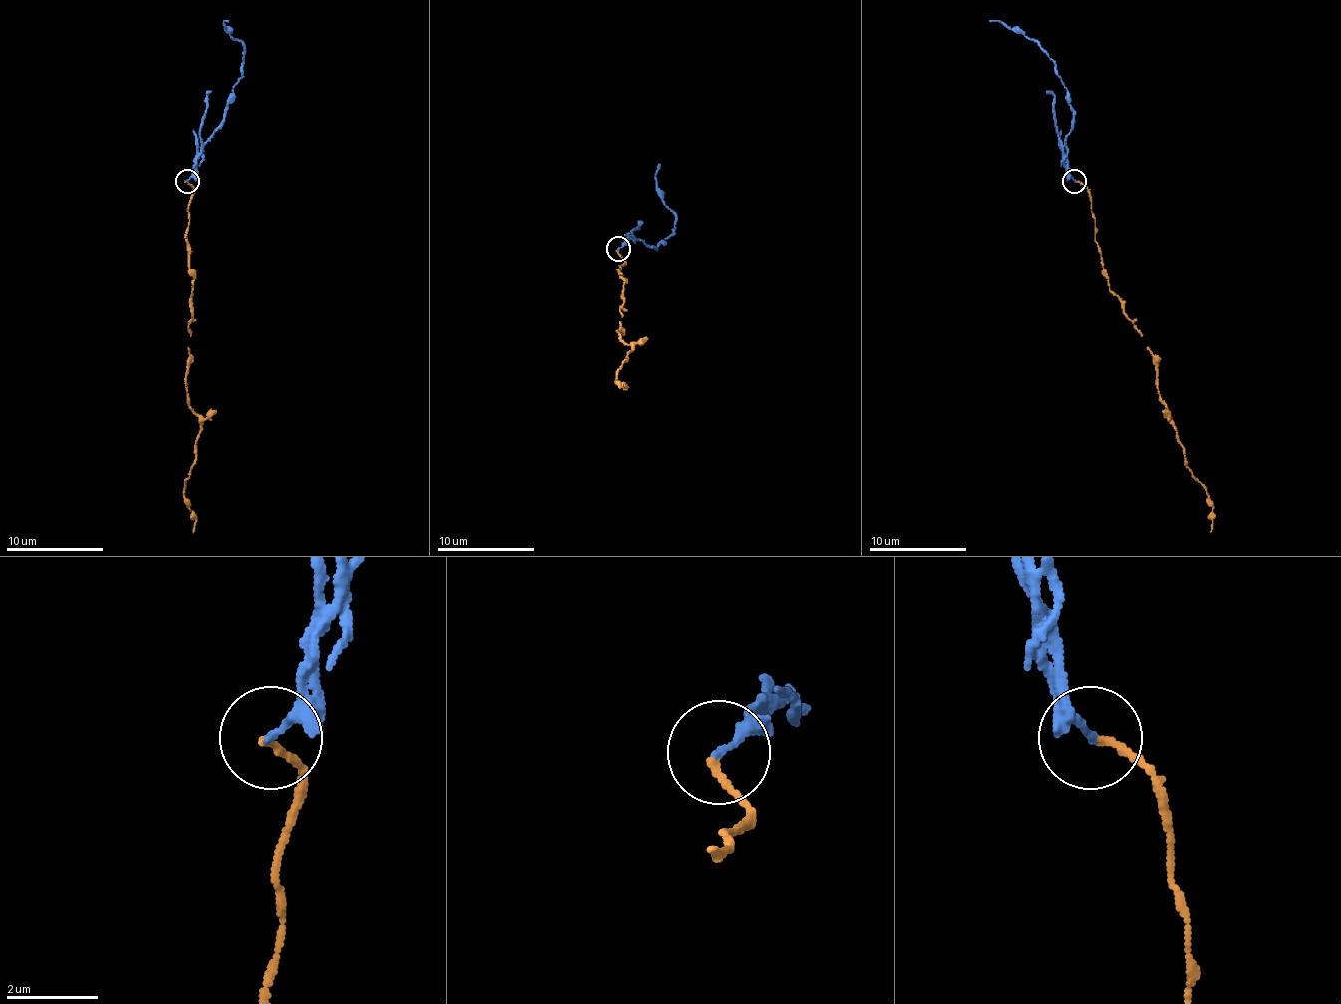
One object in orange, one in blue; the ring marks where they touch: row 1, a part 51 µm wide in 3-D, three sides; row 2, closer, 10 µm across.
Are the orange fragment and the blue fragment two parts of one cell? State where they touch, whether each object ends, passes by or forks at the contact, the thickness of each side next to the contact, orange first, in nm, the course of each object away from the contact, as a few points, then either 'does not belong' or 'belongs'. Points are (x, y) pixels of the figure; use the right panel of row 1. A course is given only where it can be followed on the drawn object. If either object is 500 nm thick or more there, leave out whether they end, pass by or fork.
(1074, 181) | orange ends | blue ends | 140/200 nm | orange via (1075, 180), (1089, 195), (1109, 289), (1143, 335), (1184, 464), (1208, 495), (1211, 532) | blue via (1075, 180), (1067, 170), (1063, 149), (1072, 117), (1067, 90), (1053, 61), (1021, 32), (990, 22) | does not belong

